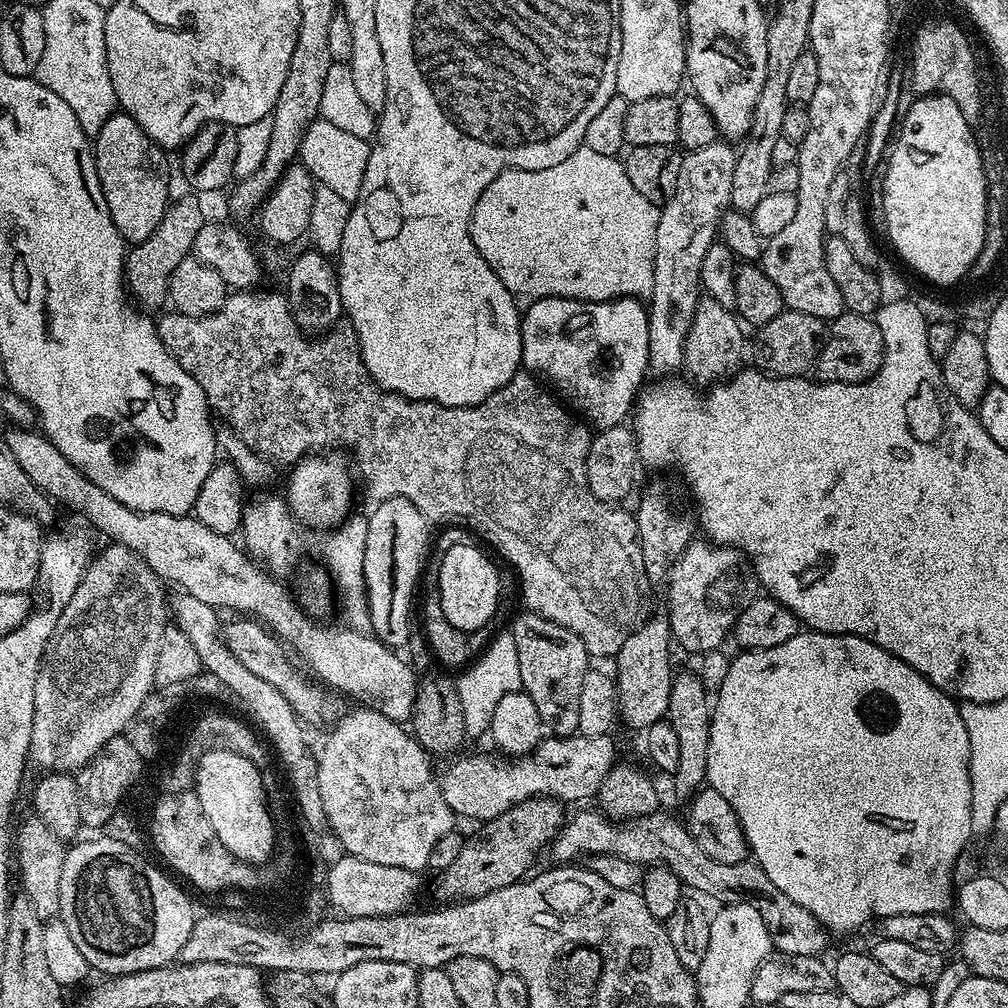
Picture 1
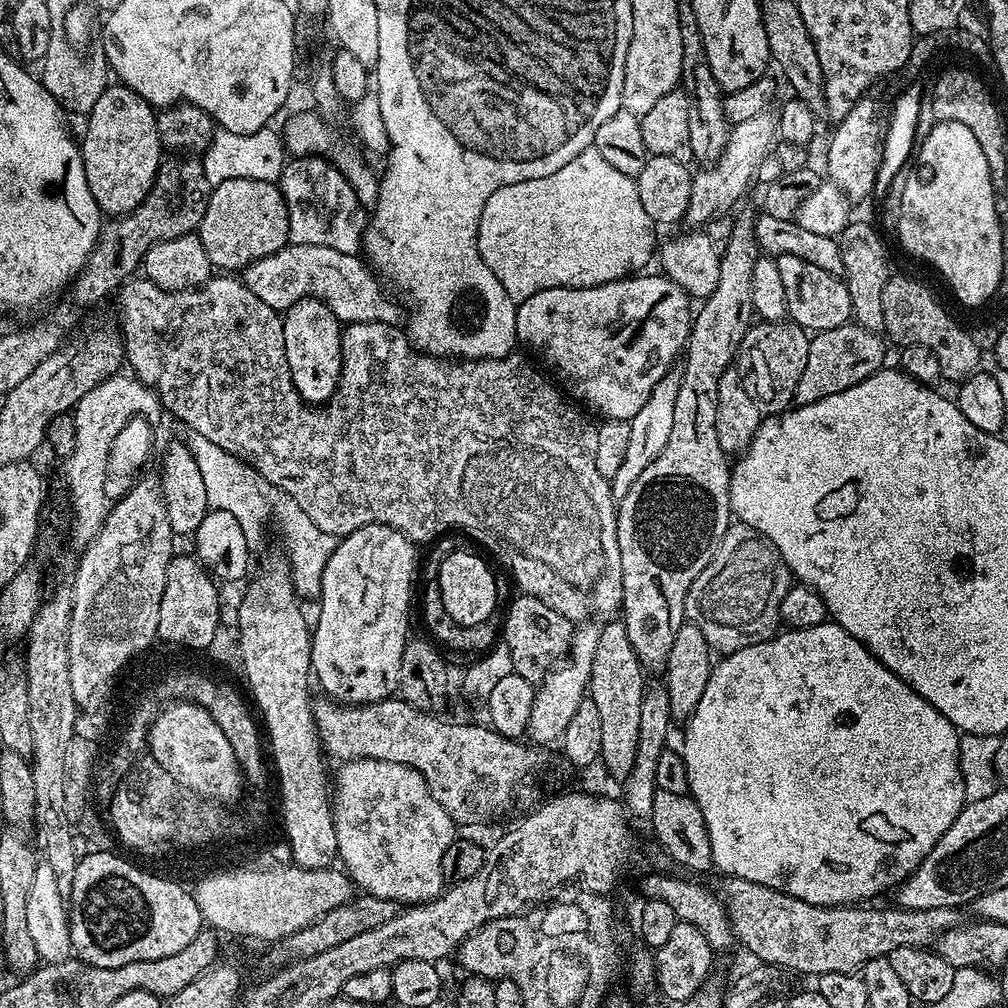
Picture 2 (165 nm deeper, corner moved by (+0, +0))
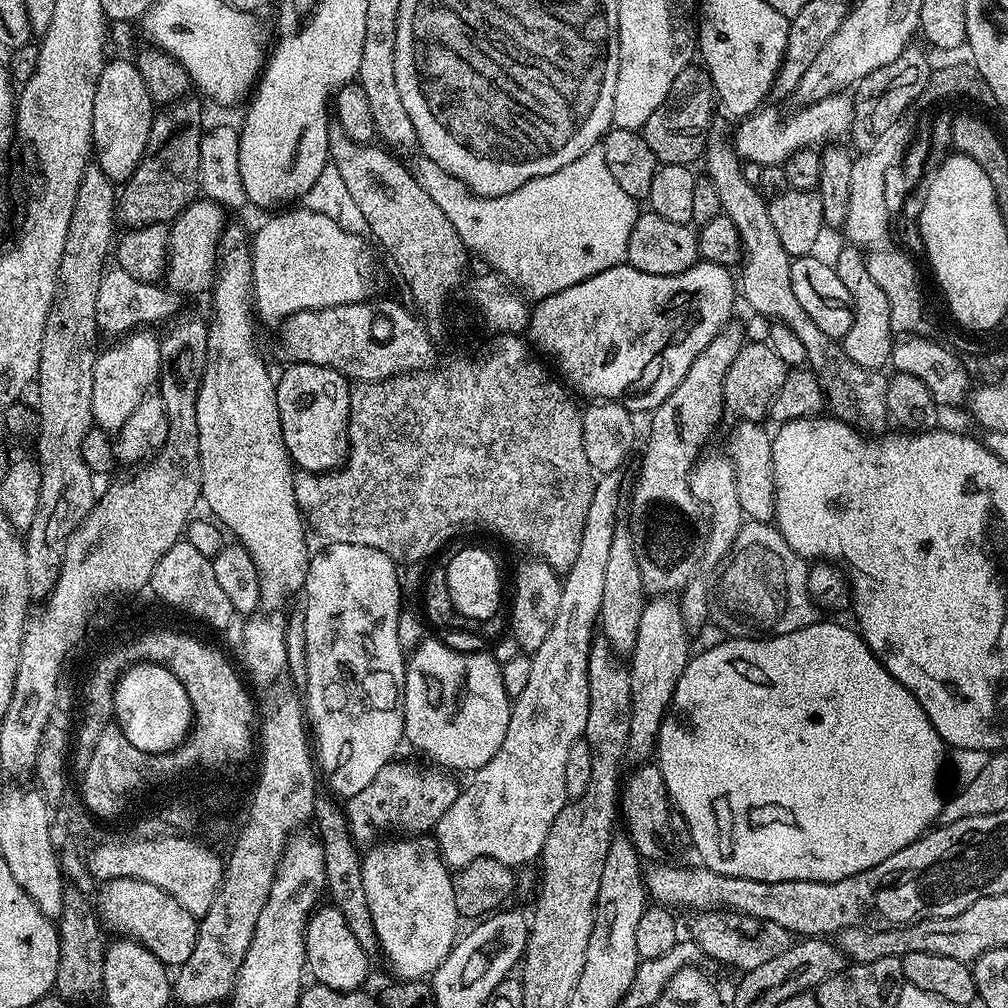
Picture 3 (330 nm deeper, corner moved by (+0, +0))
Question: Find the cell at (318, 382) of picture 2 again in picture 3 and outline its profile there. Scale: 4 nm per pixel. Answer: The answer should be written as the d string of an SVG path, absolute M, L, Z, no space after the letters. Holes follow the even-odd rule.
M292 362L287 367L276 380L276 397L288 457L300 472L335 472L348 459L350 381L326 366Z

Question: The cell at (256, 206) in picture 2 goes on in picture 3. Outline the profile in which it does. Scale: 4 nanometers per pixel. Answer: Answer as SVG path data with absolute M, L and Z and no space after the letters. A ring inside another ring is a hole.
M197 198L179 212L171 221L168 230L168 267L166 269L167 287L173 293L207 293L214 283L214 273L218 268L220 239L226 227L225 209L215 201Z

